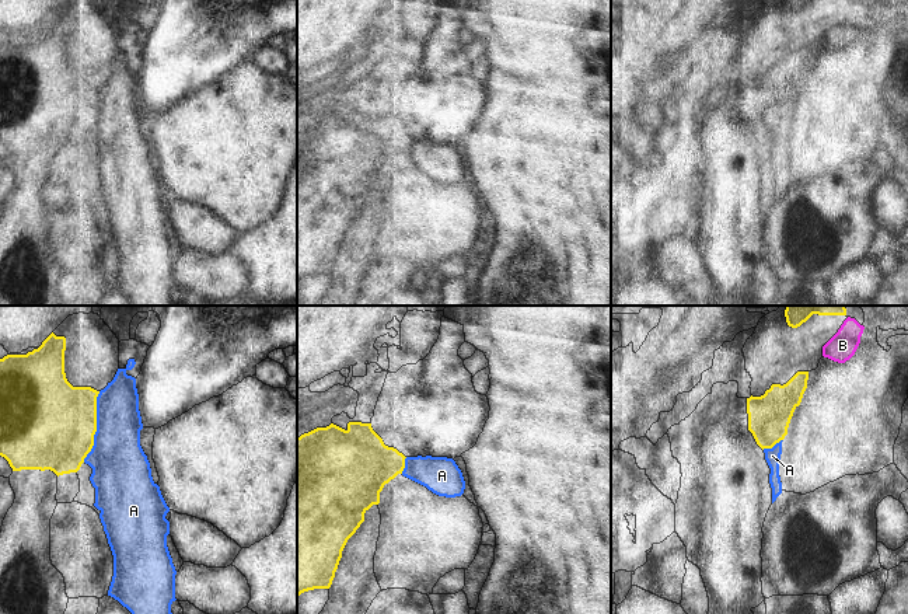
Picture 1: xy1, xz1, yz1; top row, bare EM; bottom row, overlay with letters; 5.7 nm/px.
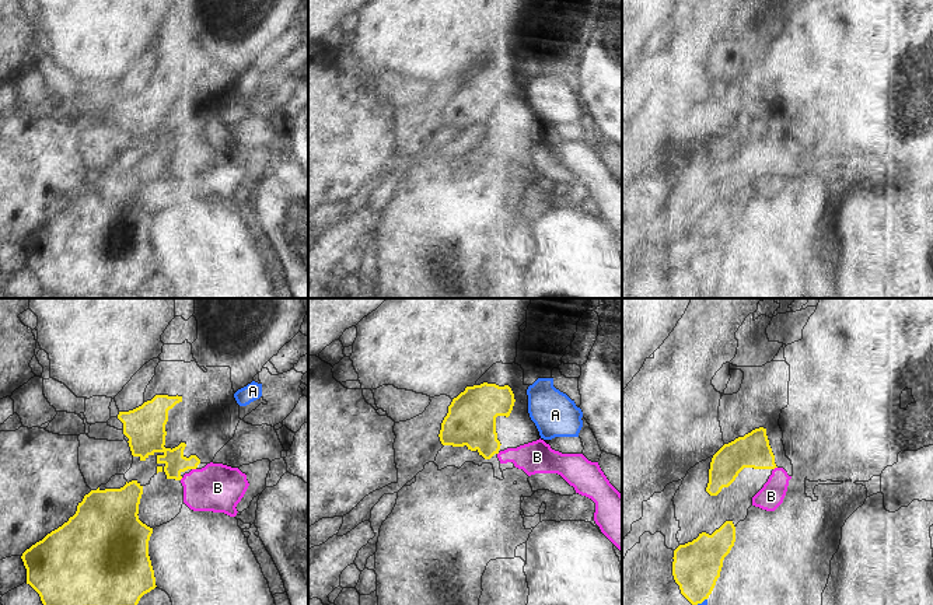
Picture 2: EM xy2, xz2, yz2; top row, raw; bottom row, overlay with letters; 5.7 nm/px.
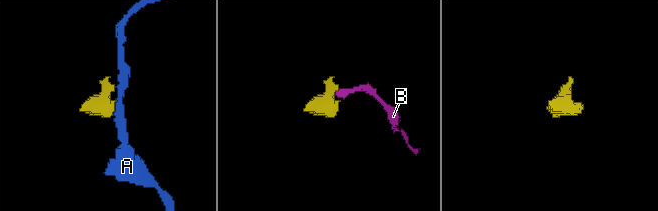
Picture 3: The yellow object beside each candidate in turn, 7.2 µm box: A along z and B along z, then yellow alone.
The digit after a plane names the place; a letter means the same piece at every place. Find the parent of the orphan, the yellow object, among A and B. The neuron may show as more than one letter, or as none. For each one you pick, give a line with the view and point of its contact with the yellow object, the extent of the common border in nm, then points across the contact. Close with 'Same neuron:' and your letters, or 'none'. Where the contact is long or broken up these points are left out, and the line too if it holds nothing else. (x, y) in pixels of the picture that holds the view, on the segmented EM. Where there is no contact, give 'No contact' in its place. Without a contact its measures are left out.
Same neuron: none

